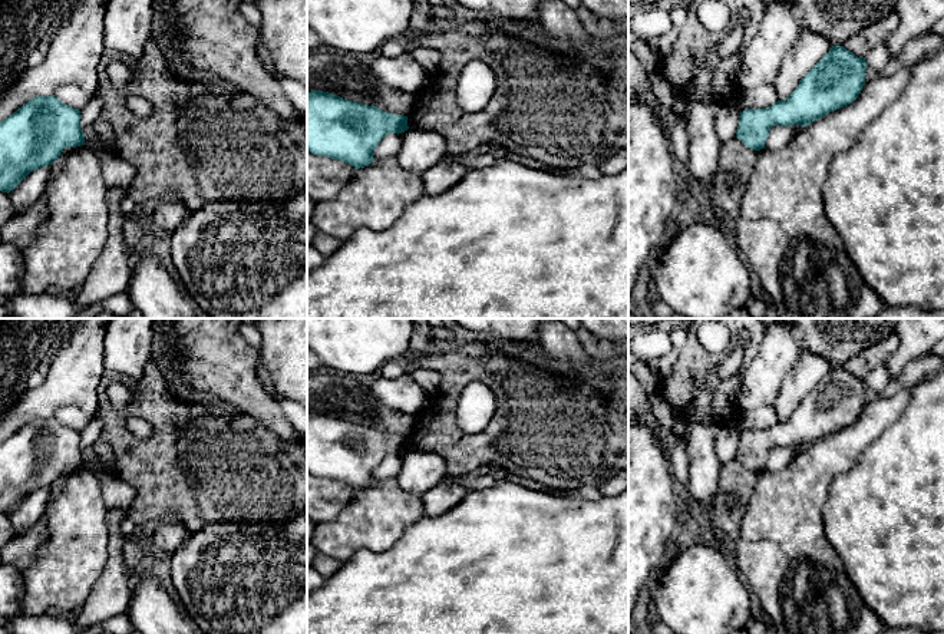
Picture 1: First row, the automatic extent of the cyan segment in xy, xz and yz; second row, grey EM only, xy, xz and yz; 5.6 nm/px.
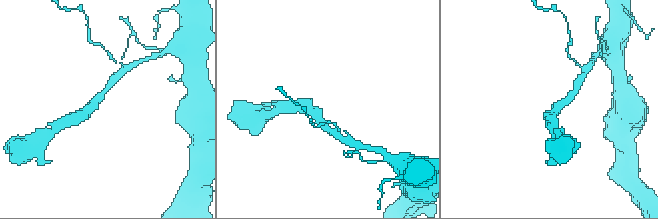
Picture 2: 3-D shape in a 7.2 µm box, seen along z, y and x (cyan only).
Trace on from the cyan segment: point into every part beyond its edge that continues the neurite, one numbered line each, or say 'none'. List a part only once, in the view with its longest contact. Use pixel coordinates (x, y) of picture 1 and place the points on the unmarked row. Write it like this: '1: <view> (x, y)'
none

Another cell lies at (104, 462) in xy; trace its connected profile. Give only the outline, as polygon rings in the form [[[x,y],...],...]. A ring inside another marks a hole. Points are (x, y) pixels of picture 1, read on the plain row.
[[[103,440],[95,442],[95,459],[85,459],[85,468],[88,468],[92,473],[102,472],[102,473],[116,473],[115,458],[109,448],[109,445]]]

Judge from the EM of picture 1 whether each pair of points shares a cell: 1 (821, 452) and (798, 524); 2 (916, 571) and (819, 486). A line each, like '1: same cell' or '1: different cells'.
1: same cell
2: different cells

